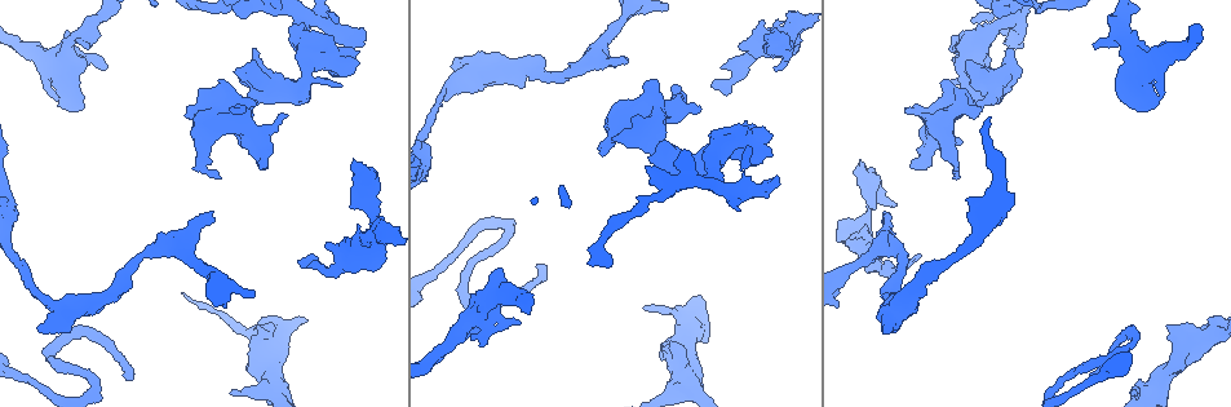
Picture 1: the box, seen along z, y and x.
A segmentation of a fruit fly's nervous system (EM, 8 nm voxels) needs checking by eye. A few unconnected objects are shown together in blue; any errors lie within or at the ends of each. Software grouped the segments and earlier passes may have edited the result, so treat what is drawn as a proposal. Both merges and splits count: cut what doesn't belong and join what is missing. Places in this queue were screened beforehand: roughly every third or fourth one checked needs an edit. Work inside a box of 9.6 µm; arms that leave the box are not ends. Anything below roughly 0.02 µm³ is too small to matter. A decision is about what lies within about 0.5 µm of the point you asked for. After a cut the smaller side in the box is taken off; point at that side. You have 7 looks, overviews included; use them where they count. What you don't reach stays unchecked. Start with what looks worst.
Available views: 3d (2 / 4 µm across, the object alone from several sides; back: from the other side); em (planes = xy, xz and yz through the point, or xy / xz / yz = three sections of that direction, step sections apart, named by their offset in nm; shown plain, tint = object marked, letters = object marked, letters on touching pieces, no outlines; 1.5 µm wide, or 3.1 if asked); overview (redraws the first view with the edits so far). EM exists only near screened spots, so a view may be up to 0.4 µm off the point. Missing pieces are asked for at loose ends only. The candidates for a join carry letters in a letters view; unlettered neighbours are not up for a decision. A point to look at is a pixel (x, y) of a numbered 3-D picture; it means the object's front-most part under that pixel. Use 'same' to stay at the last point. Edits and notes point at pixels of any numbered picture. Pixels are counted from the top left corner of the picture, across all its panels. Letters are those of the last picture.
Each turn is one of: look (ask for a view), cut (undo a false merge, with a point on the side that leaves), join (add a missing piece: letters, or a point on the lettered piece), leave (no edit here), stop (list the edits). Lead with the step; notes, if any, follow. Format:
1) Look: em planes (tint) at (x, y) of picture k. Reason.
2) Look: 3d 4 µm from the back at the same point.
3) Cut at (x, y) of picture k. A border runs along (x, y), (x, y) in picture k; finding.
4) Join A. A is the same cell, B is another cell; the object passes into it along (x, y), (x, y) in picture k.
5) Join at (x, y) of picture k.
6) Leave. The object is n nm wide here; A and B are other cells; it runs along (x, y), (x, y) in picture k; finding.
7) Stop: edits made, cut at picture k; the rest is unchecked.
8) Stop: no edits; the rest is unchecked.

Look: 3d 2 µm at (547, 267) of picture 1.

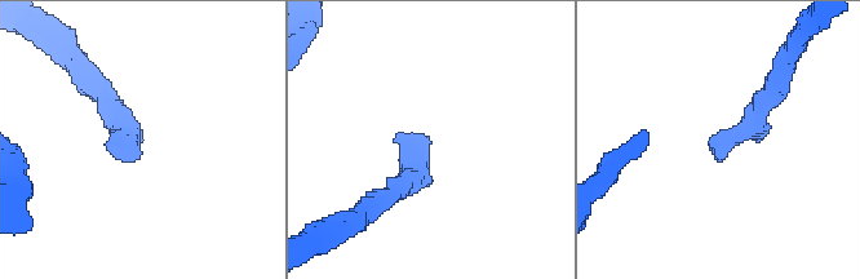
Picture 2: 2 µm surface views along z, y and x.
Look: em planes (letters) at (426, 151) of picture 2. Need the tissue.

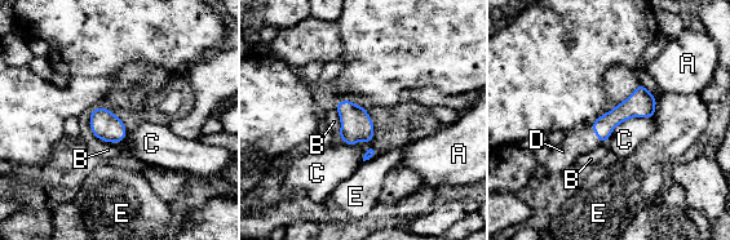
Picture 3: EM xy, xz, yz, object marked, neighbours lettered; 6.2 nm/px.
Join D. The longest contact is with C, 340 nm; D is the same cell, A, B, C and E are other cells; the neuron continues.

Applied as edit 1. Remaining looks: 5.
Look: em planes (letters) at (884, 211) of picture 1. Branch stops here.

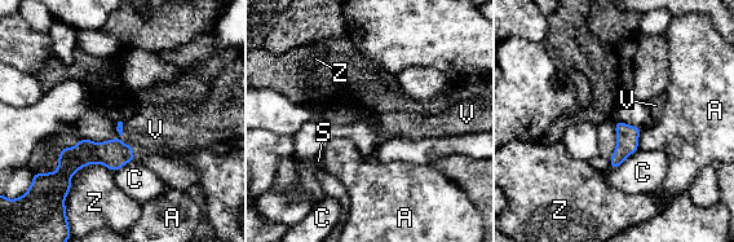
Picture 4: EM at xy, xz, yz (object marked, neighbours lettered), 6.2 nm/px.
Join V. V is the same cell, A, C, S and Z are other cells; the object passes into it along (114, 154), (133, 153), (155, 130) in picture 4; it goes on there.

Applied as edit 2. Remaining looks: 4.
Look: overview. See it whole again.

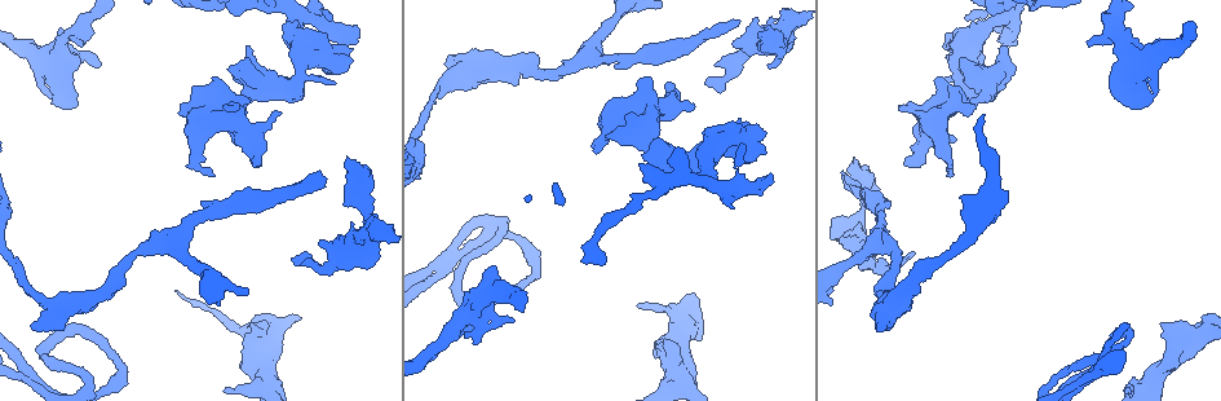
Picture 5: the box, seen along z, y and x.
Look: 3d 2 µm at (55, 307) of picture 5. Thick turns thin.

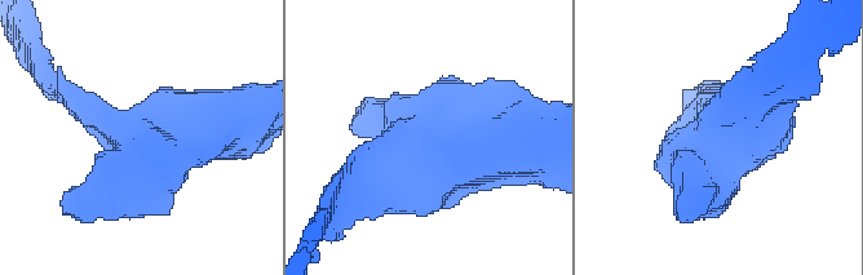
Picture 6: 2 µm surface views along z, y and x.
Look: em xz step 4 (tint) at (434, 156) of picture 6.

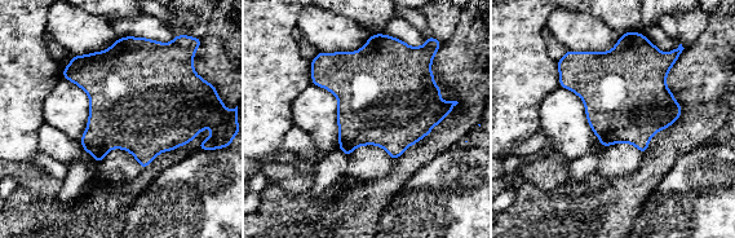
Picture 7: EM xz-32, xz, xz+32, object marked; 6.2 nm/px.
Look: em xy step 8 (letters) at the same point. Cut it another way.

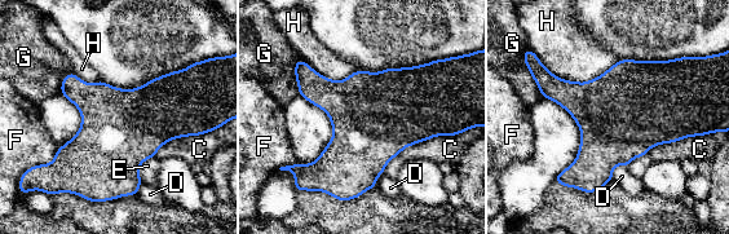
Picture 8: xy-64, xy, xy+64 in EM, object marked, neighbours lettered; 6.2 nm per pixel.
Leave. C, D, E, F, G and H are other cells; a border runs along (154, 157), (140, 166), (141, 181) in picture 8; continuous, no second neuron.

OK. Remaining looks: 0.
Stop: edits made, join at picture 3, join at picture 4; the rest is unchecked.

